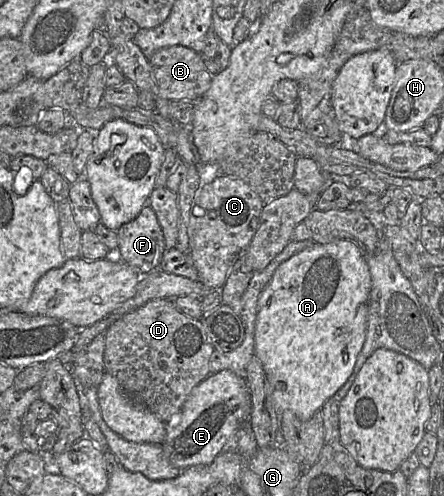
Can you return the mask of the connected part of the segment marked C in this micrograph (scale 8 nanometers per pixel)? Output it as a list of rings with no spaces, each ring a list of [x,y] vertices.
[[[218,175],[195,193],[188,225],[190,254],[199,280],[210,289],[221,289],[237,259],[247,250],[257,228],[264,203],[242,179]]]

